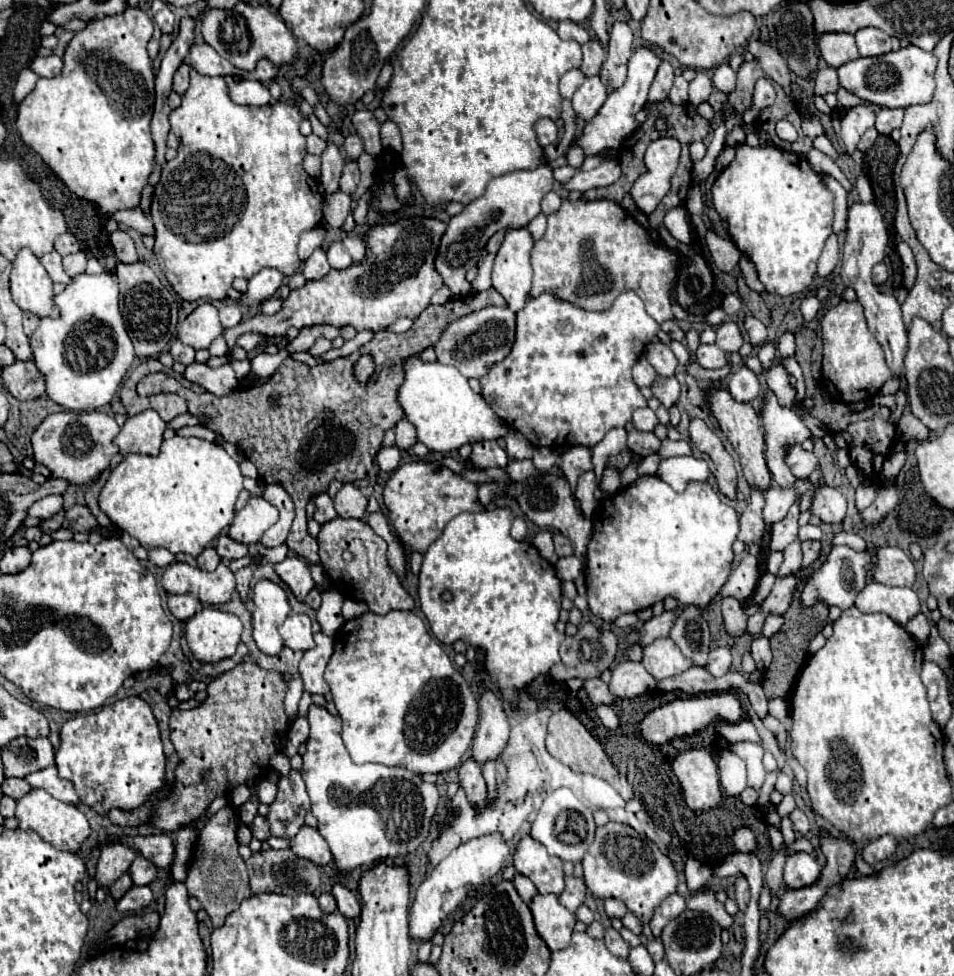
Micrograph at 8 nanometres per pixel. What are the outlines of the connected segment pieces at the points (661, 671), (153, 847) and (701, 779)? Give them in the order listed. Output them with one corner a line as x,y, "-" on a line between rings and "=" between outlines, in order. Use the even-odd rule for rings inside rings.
659,638
653,644
645,646
641,664
655,680
665,680
689,668
689,660
681,656
681,650
677,644
673,644
671,638
=
167,834
123,836
123,838
115,838
115,840
129,840
129,844
133,844
133,848
137,848
137,852
143,852
143,856
147,860
153,860
153,864
157,864
159,868
169,872
171,860
175,854
175,846
=
707,750
681,752
673,762
685,802
693,810
709,810
721,804
719,768

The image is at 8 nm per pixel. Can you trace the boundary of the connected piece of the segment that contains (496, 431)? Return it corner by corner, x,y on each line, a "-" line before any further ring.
409,356
401,364
403,368
403,384
397,390
397,404
403,408
405,418
415,424
417,440
423,442
433,452
451,452
459,450
463,444
475,444
481,440
497,440
507,434
507,424
489,408
481,394
475,394
467,384
467,378
455,368
439,362
423,362
419,356

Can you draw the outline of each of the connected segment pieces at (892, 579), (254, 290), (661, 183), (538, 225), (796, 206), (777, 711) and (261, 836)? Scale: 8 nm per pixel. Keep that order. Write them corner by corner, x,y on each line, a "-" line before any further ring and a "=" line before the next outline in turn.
877,548
877,564
873,568
875,580
885,586
913,586
915,566
901,548
=
263,268
253,278
249,278
247,290
239,292
234,288
227,291
227,296
233,300
239,300
245,306
257,306
269,298
273,298
283,282
283,274
275,268
=
657,138
649,144
645,152
645,164
649,172
639,176
631,188
631,196
641,212
653,212
669,192
669,180
677,168
679,154
681,144
675,138
=
541,213
534,220
532,220
528,225
528,230
531,232
531,236
535,241
541,239
545,233
547,226
547,217
=
741,144
737,146
735,160
715,180
711,192
715,210
727,222
727,230
737,248
755,262
765,290
779,296
805,292
815,276
819,254
833,224
833,194
825,188
821,176
809,166
807,158
775,146
751,148
=
773,698
769,700
769,714
779,718
781,722
785,722
789,718
789,708
787,708
787,702
783,698
=
255,816
253,824
251,824
249,828
251,828
251,832
253,832
253,838
257,838
257,840
261,840
261,842
265,842
265,840
271,836
271,832
269,832
269,822
267,822
267,818
263,818
263,816

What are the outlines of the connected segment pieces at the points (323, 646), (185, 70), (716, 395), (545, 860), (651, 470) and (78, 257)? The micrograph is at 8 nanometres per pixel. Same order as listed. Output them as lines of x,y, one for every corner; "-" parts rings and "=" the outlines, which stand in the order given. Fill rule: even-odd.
323,632
315,634
315,648
307,650
301,658
299,672
303,678
303,688
309,694
327,694
329,684
323,680
325,666
333,654
333,638
325,636
=
183,62
183,64
177,68
175,78
173,78
173,90
175,90
177,94
185,94
185,90
189,88
189,70
191,70
191,66
189,66
187,62
=
713,388
711,392
707,392
711,398
711,412
717,418
723,434
727,436
727,440
733,444
735,452
741,458
741,468
743,468
743,476
747,478
751,488
757,490
767,490
771,484
771,472
767,468
765,462
765,438
763,438
763,428
761,428
761,420
757,416
757,412
751,408
751,404
739,404
731,398
731,394
723,388
=
531,836
521,838
515,850
515,870
533,880
539,894
555,894
563,892
563,862
545,852
545,846
533,840
=
645,456
639,464
639,474
641,476
647,476
647,474
655,474
657,468
659,468
659,462
661,462
661,456
=
75,252
75,254
69,254
69,256
63,258
63,268
71,278
77,276
77,274
83,274
85,264
87,264
87,258
85,258
83,252

